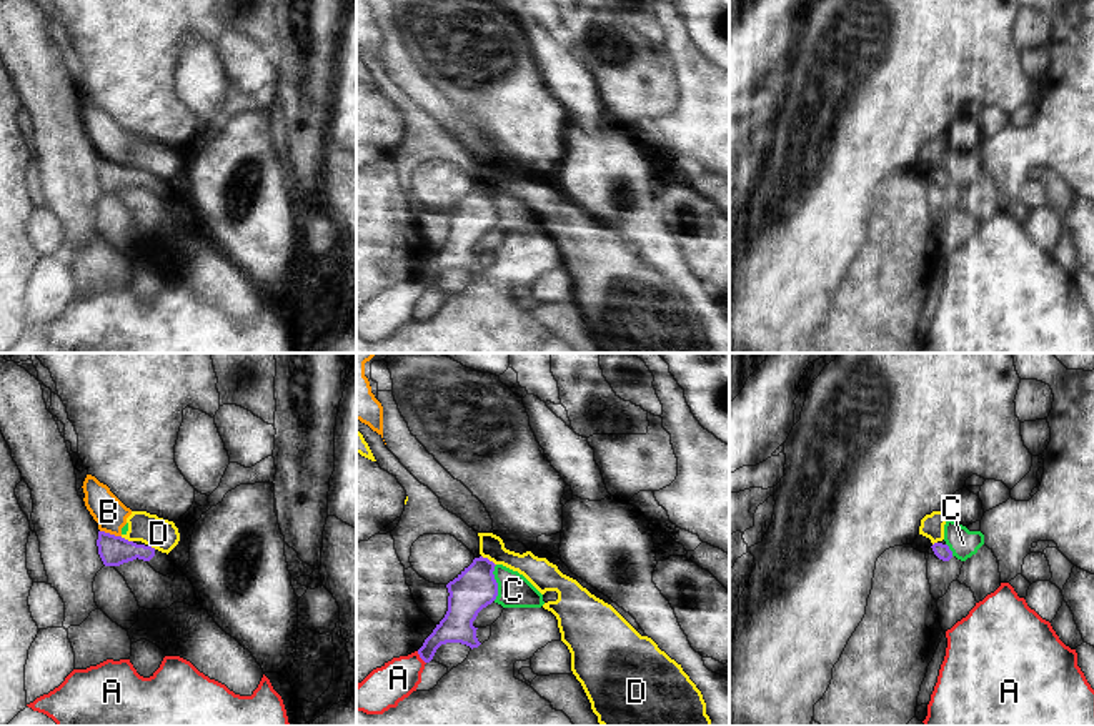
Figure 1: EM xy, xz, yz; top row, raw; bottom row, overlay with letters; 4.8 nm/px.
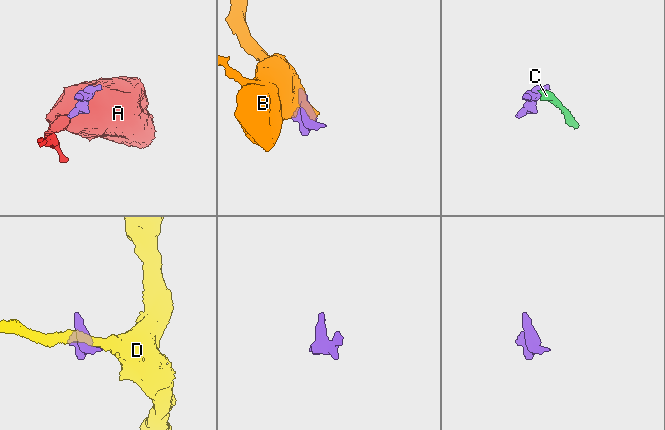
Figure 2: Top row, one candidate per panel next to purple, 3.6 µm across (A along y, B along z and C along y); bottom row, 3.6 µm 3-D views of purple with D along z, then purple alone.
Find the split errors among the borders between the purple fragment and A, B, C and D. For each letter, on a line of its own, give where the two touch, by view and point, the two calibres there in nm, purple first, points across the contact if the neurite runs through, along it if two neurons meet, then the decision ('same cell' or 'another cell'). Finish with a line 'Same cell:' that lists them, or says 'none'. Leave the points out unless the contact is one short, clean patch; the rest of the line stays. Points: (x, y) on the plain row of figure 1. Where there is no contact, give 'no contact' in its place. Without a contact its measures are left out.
A: xz (420, 283) | 160/200 nm | along xz (417, 278), (425, 290) | another cell
B: xy (110, 162) | 140/160 nm | along xy (100, 157), (120, 164) | another cell
C: xz (497, 210) | 200/160 nm | along xz (497, 192), (493, 198), (497, 223), (493, 227) | another cell
D: xz (487, 185) | 200/130 nm | along xz (482, 182), (495, 192) | another cell
Same cell: none

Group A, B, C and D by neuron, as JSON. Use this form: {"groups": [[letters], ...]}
{"groups": [["A"], ["B", "C"], ["D"]]}

